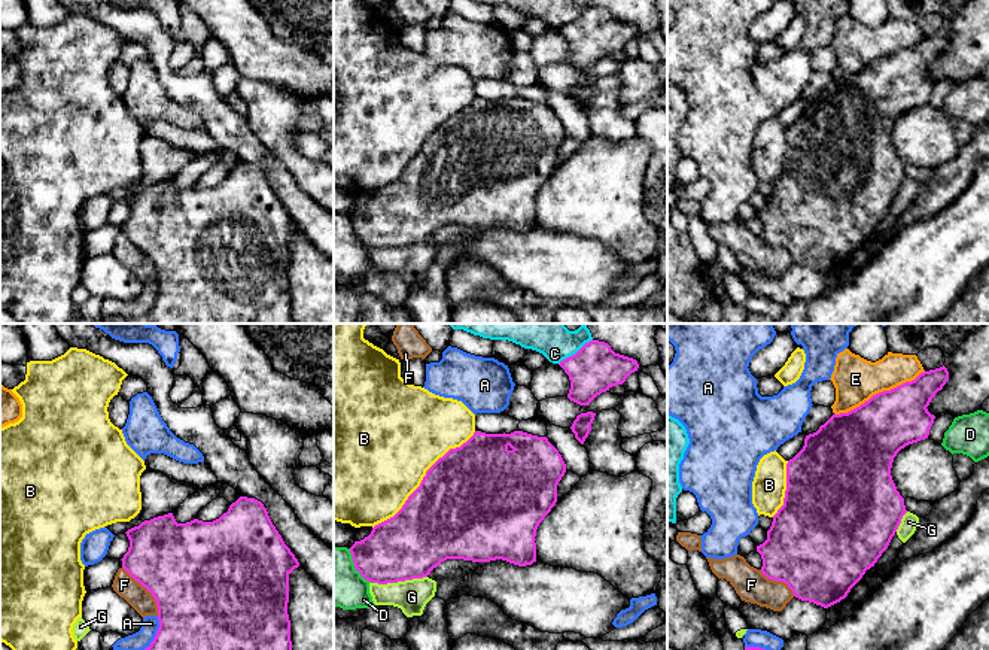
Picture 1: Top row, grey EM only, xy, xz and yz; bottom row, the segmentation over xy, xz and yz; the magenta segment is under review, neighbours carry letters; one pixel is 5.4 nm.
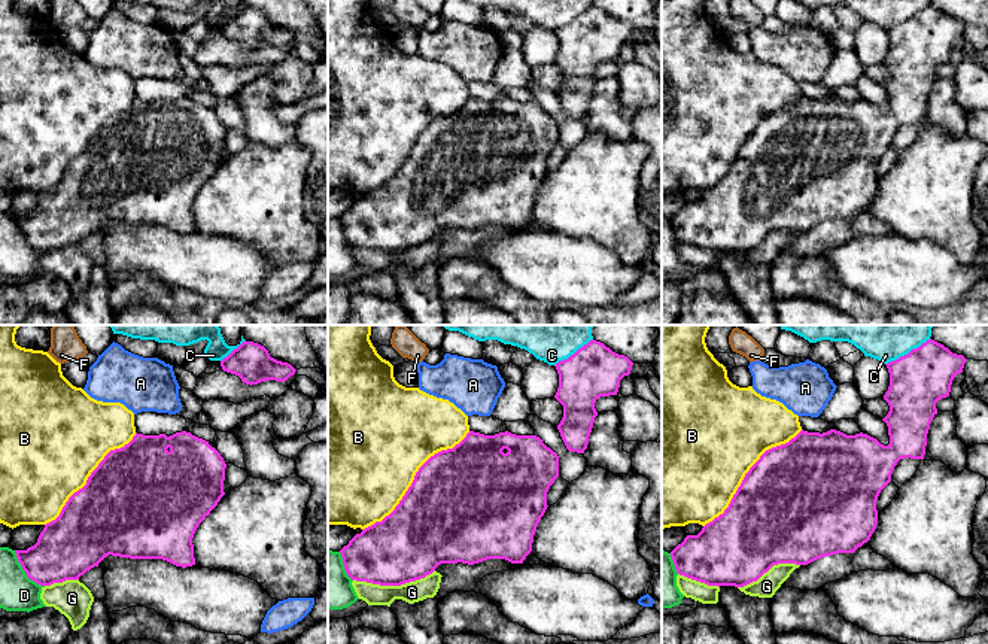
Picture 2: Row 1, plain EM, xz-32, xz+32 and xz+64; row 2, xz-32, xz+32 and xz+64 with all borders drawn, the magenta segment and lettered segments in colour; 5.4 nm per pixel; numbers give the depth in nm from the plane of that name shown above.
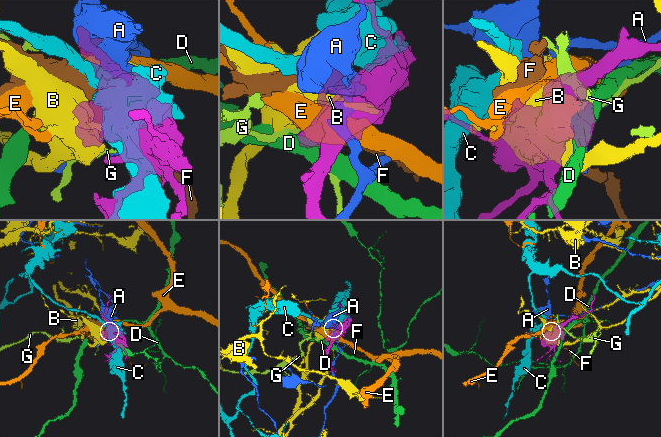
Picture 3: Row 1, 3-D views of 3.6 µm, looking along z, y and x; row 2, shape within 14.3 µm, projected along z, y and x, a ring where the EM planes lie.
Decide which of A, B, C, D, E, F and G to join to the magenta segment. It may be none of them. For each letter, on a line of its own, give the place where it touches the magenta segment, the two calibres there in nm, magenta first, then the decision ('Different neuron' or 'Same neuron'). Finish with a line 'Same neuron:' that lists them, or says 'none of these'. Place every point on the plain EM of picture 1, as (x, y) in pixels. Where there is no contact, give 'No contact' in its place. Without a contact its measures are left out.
A: Touches magenta at xy (146, 313). Thickness 460 nm (magenta) against 100 nm. Different neuron
B: Touches magenta at xz (423, 145). Thickness 500 nm (magenta) against 480 nm. Same neuron
C: Touches magenta at xz (577, 18). Thickness 260 nm (magenta) against 150 nm. Different neuron
D: Touches magenta at xz (355, 233). Thickness 340 nm (magenta) against 280 nm. Different neuron
E: Touches magenta at yz (879, 58). Thickness 360 nm (magenta) against 240 nm. Different neuron
F: Touches magenta at xy (148, 257). Thickness 480 nm (magenta) against 120 nm. Different neuron
G: Touches magenta at xz (398, 246). Thickness 360 nm (magenta) against 180 nm. Different neuron
Same neuron: B

